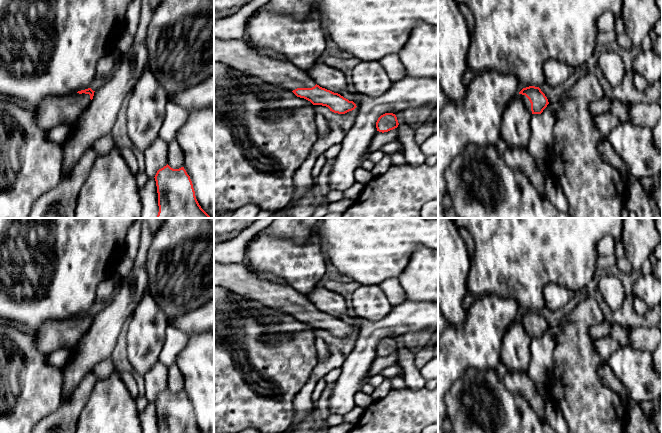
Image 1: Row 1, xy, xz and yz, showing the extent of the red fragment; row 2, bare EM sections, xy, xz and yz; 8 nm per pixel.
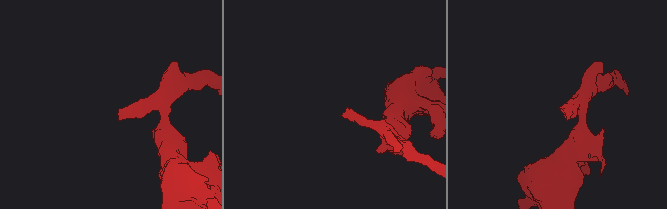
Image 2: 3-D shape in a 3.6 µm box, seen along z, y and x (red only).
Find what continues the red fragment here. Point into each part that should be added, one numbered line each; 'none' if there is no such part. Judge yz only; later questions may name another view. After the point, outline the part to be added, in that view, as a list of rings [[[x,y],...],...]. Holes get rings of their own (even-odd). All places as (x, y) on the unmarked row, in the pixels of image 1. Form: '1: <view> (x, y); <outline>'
1: yz (526, 325); [[[520,318],[520,319],[521,319],[521,322],[522,322],[524,328],[527,330],[529,336],[532,337],[532,335],[531,335],[531,327],[530,327],[529,323],[525,319],[522,319],[522,318]]]

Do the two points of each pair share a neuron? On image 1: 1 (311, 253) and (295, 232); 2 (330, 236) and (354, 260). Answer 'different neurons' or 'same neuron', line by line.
1: different neurons
2: same neuron

